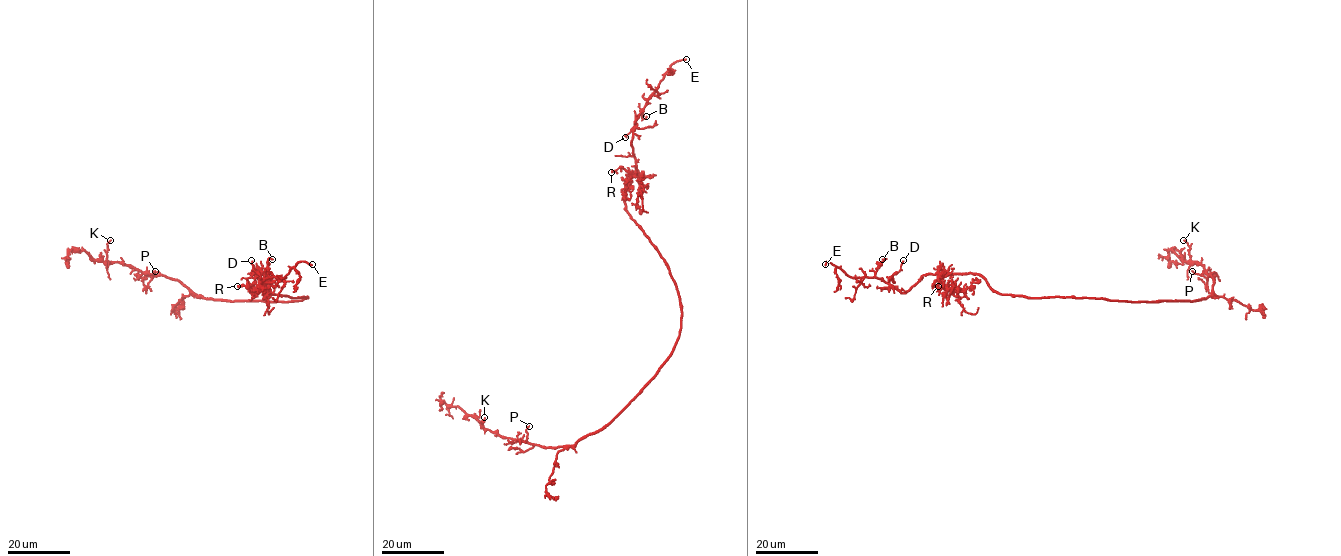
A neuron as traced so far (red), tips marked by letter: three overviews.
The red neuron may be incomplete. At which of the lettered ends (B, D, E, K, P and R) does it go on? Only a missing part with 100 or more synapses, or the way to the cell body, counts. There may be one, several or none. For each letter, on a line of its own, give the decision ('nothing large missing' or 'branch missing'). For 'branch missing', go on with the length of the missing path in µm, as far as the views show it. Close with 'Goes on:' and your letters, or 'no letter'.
B: nothing large missing
D: nothing large missing
E: branch missing; missing 35 µm
K: nothing large missing
P: nothing large missing
R: nothing large missing
Goes on: E

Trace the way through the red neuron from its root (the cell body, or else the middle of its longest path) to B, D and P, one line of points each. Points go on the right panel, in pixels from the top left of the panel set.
B: (1092, 298), (1001, 295), (976, 273), (945, 274), (940, 270), (924, 274), (900, 292), (875, 276), (882, 259)
D: (1092, 298), (1001, 295), (976, 273), (945, 274), (940, 270), (924, 274), (900, 292), (889, 281), (903, 260)
P: (1092, 298), (1161, 302), (1196, 301), (1210, 296), (1212, 277), (1205, 278), (1192, 271)

